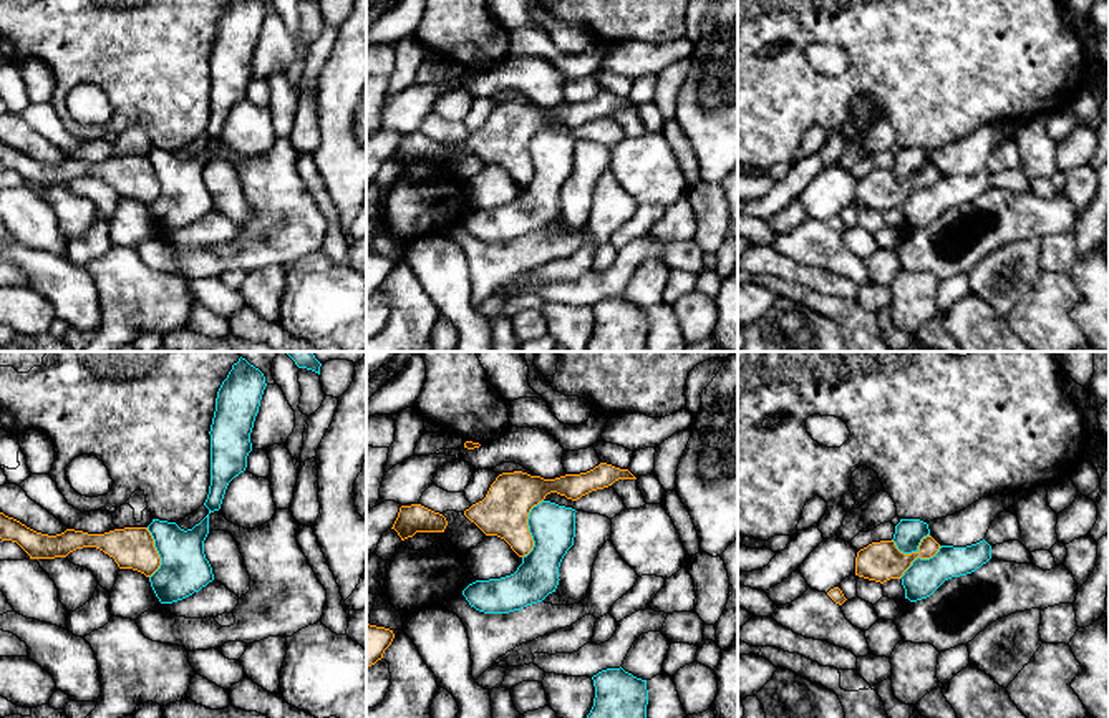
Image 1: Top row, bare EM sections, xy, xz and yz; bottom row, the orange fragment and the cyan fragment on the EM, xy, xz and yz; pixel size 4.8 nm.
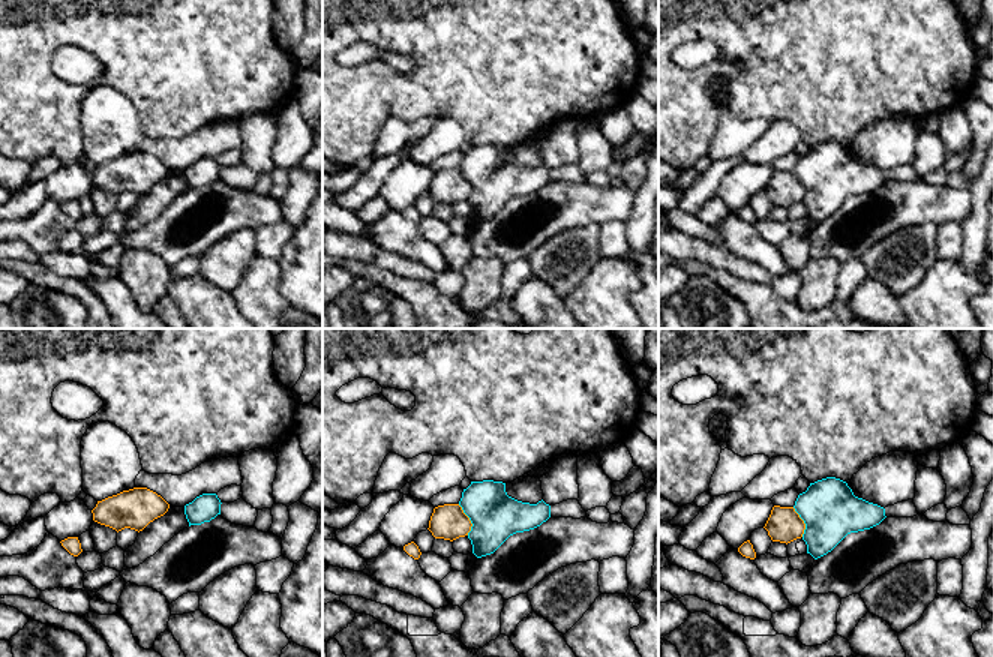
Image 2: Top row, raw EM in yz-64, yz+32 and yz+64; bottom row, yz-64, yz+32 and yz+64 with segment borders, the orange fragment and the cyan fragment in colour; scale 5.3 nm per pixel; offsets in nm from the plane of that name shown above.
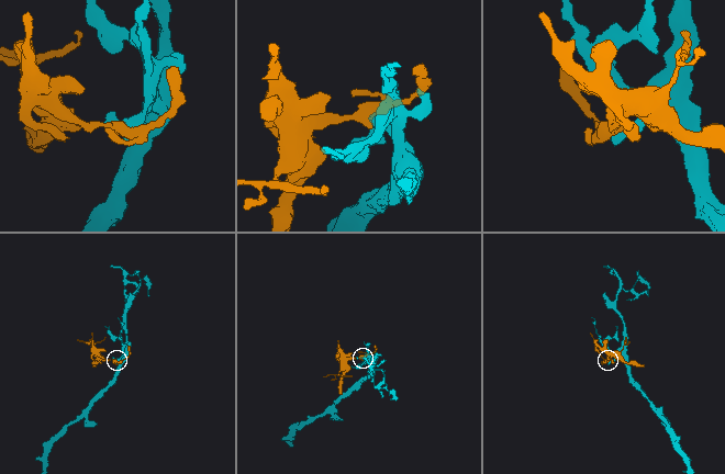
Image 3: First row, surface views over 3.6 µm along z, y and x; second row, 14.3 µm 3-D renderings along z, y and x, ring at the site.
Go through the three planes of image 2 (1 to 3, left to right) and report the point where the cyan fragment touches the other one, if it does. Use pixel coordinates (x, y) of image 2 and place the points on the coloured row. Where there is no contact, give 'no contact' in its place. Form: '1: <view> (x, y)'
1: no contact
2: yz+32 (468, 519)
3: yz+64 (803, 522)

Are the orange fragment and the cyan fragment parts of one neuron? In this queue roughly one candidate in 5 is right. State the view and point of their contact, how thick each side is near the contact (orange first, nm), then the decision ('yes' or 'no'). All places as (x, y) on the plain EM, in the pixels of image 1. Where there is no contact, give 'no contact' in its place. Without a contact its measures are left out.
meets orange in xz at (527, 156); 240 nm thick on the orange side, 220 nm on the other; no

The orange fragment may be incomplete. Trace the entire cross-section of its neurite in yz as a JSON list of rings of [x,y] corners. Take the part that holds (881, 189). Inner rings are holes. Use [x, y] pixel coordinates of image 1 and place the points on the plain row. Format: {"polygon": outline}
{"polygon": [[[932,164],[923,166],[912,182],[900,181],[893,169],[872,171],[857,181],[855,204],[880,212],[900,207],[917,186],[930,187],[938,177],[940,172]]]}

